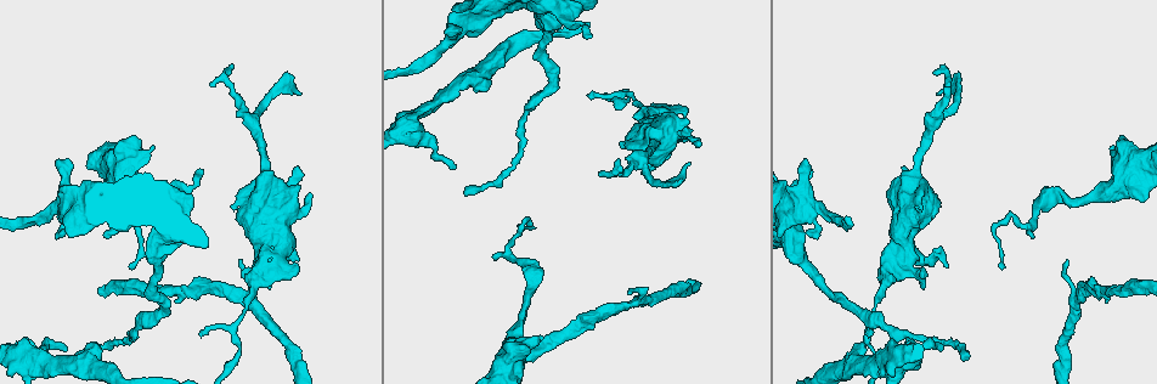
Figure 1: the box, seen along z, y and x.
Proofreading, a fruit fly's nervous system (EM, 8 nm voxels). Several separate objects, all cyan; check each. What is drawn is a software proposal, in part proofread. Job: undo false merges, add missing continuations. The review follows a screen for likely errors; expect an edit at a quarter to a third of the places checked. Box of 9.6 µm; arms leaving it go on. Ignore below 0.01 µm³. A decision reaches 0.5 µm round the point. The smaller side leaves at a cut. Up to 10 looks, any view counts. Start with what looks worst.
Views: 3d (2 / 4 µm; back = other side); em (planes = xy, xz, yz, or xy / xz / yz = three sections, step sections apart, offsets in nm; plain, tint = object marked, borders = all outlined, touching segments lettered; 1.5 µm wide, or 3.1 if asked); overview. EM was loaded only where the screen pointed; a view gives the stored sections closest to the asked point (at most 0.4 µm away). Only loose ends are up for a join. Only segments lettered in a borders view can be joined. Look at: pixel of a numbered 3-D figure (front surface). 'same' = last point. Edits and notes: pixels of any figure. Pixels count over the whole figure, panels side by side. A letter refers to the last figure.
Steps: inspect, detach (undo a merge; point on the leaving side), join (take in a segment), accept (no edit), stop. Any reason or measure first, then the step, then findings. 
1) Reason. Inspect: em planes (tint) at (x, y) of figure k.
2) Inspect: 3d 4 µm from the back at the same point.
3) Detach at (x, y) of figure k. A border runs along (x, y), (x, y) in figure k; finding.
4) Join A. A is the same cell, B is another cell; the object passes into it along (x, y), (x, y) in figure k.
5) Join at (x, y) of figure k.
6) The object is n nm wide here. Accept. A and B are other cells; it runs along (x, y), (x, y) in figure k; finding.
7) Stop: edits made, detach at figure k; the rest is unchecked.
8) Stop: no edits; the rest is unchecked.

Branch stops here. Inspect: em planes (borders) at (203, 170) of figure 1.

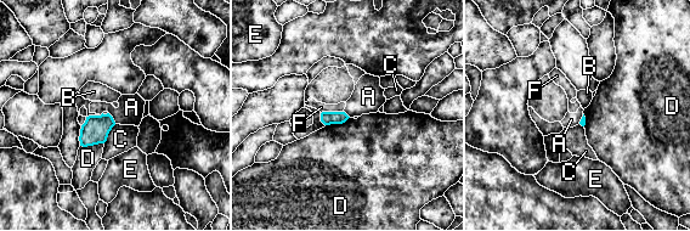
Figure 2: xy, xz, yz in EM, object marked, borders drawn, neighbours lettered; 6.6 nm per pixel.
Accept. A, B, C, D, E and F are other cells; a border runs along (108, 112), (116, 123) in figure 2; no lettered segment goes on from it.

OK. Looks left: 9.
Thick end. Inspect: 3d 2 µm at (923, 289) of figure 1.

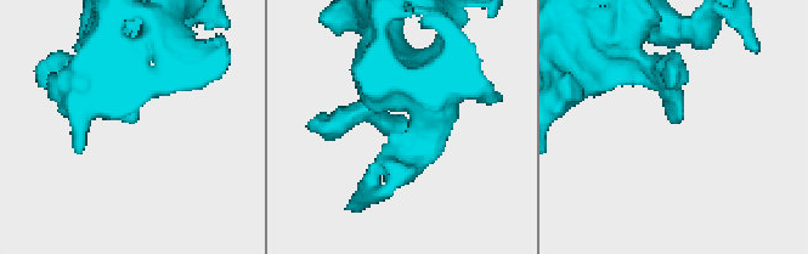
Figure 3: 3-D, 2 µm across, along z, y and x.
Inspect: em planes (borders) at (670, 121) of figure 3.

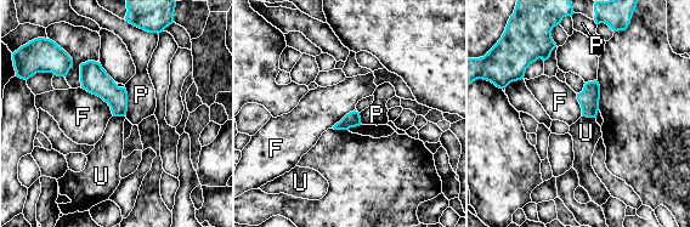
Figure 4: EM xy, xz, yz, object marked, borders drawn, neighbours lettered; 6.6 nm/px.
Accept. F, P and U are other cells; none of them fits.

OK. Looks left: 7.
Inspect: 3d 4 µm from the back at (238, 262) of figure 1.

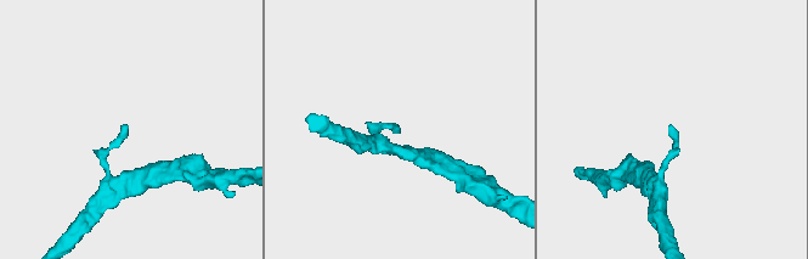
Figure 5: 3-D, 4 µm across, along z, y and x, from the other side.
Need the tissue. Inspect: em planes (borders) at (124, 126) of figure 5.

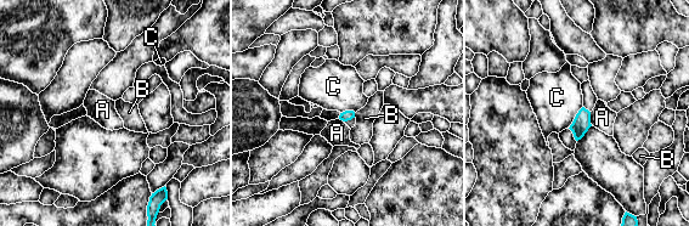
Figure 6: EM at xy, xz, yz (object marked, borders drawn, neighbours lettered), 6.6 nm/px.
The object is 70 nm wide here. Accept. A, B and C are other cells; a border runs along (582, 106), (569, 128) in figure 6; no lettered segment goes on from it.

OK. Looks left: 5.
Inspect: em xz step 8 (borders) at (677, 183) of figure 1.

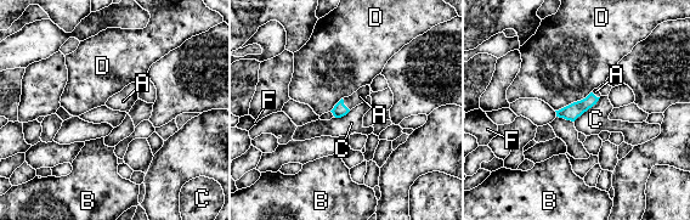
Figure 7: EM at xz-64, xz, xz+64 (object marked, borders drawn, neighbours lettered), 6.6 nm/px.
Inspect: em planes (borders) at the same point.

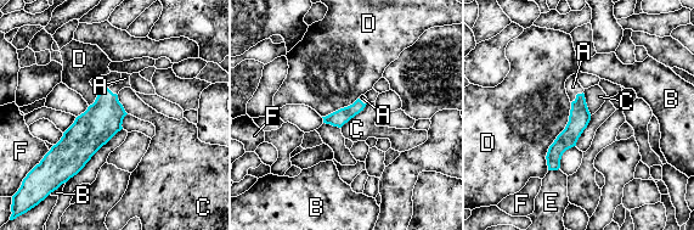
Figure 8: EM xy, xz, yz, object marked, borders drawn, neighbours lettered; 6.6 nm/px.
Join A. A is the same cell, B, C, D, E and F are other cells; the object passes into it along (580, 116), (576, 96), (573, 87) in figure 8; the neuron continues.

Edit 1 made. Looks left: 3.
Stop: edits made, join at figure 8; the rest is unchecked.

